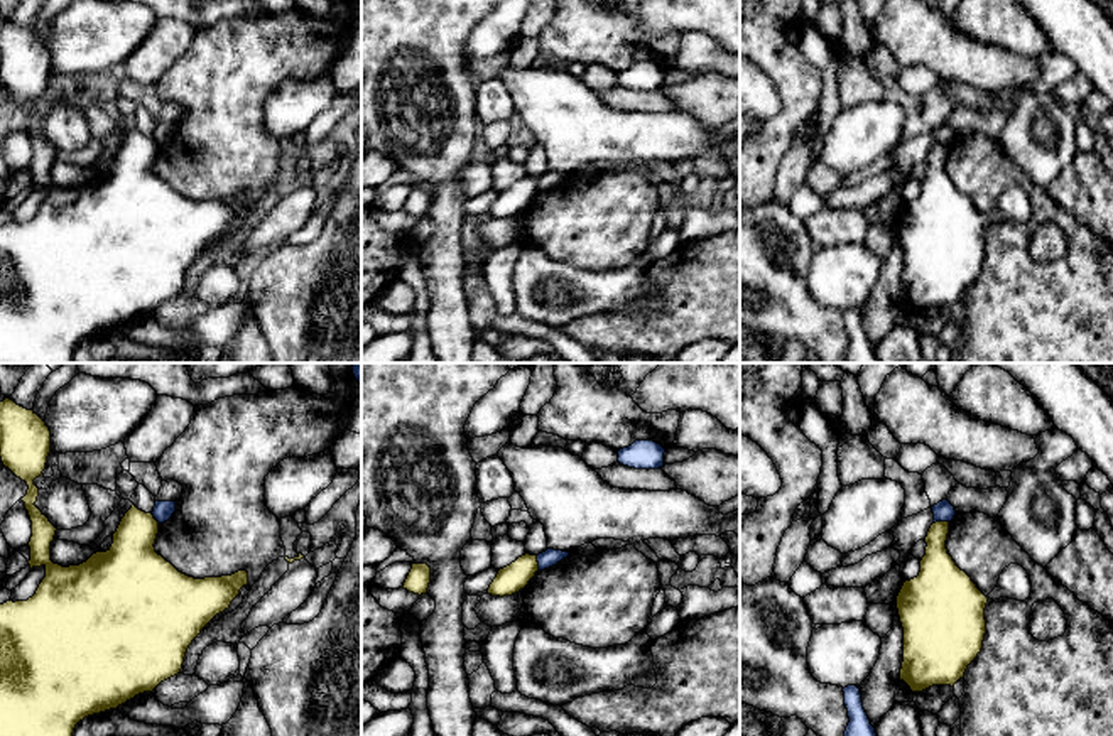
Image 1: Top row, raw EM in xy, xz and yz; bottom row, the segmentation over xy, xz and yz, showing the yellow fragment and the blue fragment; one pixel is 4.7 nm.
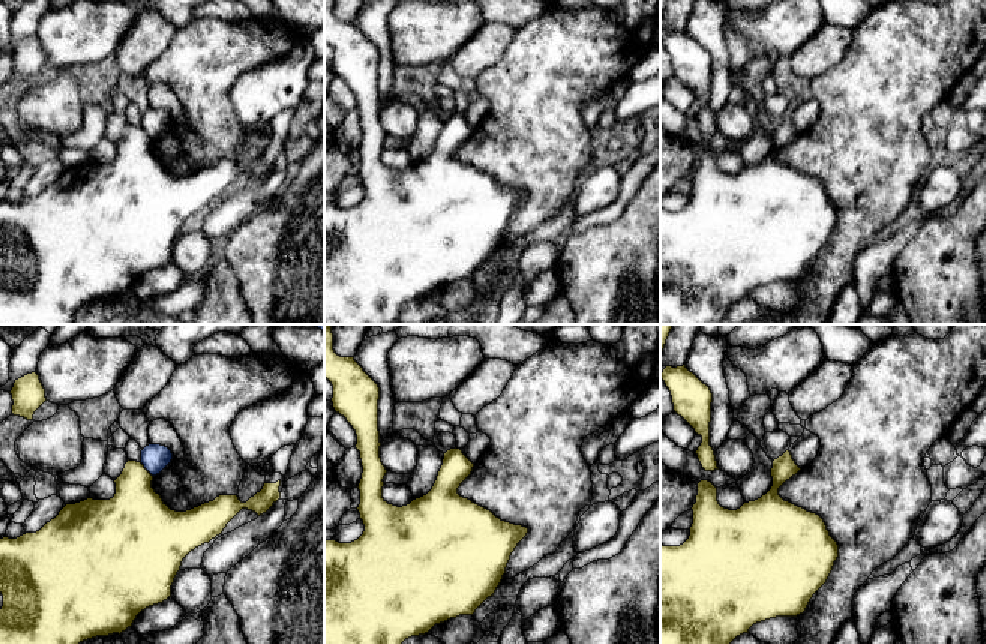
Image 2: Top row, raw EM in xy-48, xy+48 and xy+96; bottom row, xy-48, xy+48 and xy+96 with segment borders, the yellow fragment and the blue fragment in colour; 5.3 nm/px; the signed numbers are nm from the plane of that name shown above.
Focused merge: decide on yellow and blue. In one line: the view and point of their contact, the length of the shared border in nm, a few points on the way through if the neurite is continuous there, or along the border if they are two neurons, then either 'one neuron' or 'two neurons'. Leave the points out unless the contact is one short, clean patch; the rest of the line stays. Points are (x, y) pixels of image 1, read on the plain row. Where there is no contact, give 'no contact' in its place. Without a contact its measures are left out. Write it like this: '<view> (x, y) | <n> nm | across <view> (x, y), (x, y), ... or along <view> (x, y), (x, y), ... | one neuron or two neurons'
xz (537, 184) | 70 nm | along xz (536, 178), (539, 191) | two neurons

